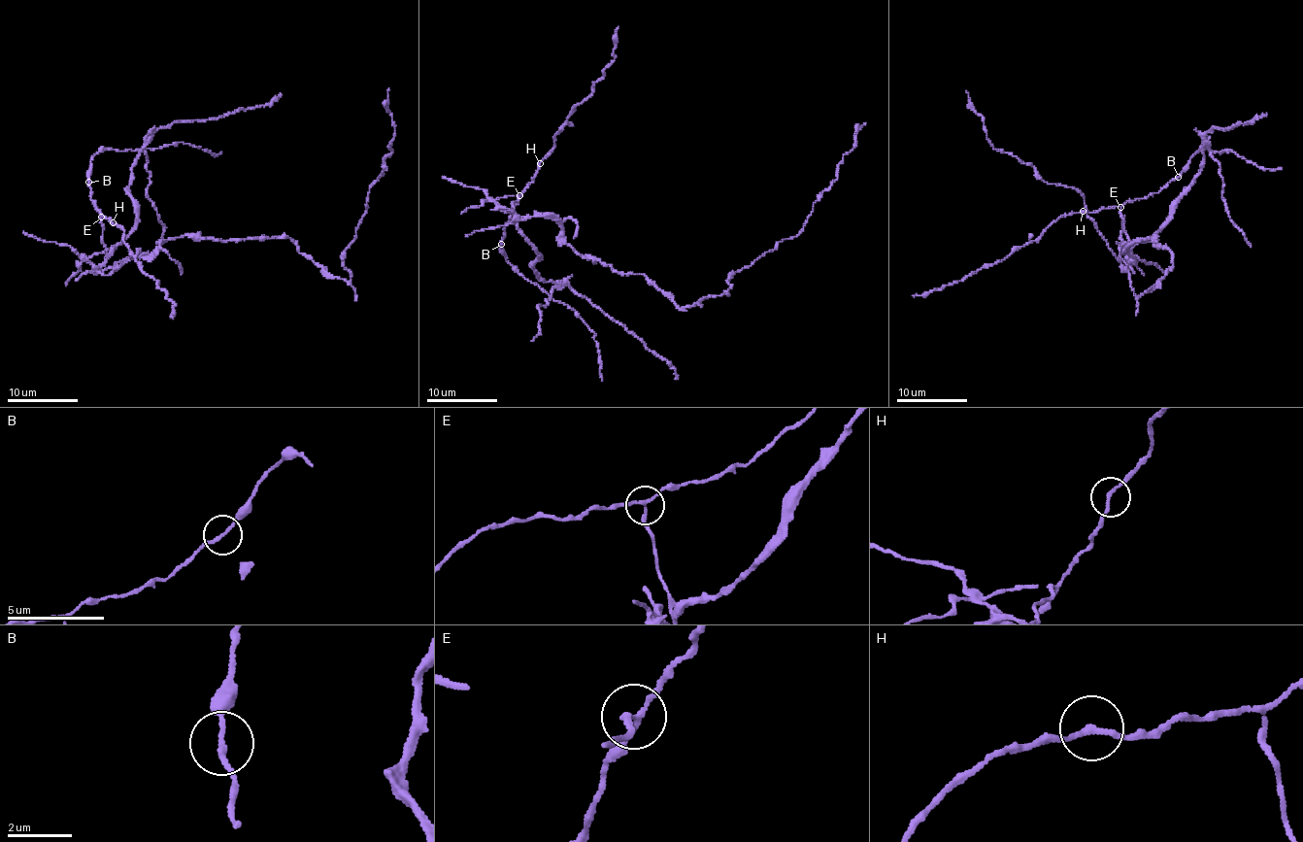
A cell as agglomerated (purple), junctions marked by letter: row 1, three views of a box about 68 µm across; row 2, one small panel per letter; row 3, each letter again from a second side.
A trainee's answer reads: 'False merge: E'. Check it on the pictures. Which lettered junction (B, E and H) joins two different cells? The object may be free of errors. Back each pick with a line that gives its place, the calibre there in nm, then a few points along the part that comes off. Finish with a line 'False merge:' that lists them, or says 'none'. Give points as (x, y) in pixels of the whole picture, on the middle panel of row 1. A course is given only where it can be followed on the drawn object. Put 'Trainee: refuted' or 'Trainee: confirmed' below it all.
E: Place: (519, 195). Thickness 150 nm. Course of the part to remove: (519, 196), (498, 210), (550, 217), (581, 254), (644, 274), (679, 308), (695, 306), (803, 227), (866, 123)
False merge: E
Trainee: confirmed

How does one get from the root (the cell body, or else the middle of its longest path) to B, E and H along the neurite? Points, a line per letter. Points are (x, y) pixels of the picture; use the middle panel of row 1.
B: (608, 264), (582, 258), (552, 218), (520, 218), (498, 208), (509, 211), (519, 196), (501, 244)
E: (608, 264), (582, 258), (552, 218), (520, 218), (498, 208), (509, 211), (519, 196)
H: (608, 264), (582, 258), (552, 218), (520, 218), (498, 208), (514, 208), (540, 163)

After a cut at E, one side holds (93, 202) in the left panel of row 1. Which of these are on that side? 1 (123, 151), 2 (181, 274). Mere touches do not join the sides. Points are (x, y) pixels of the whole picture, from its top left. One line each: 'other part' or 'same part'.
1: same part
2: other part

